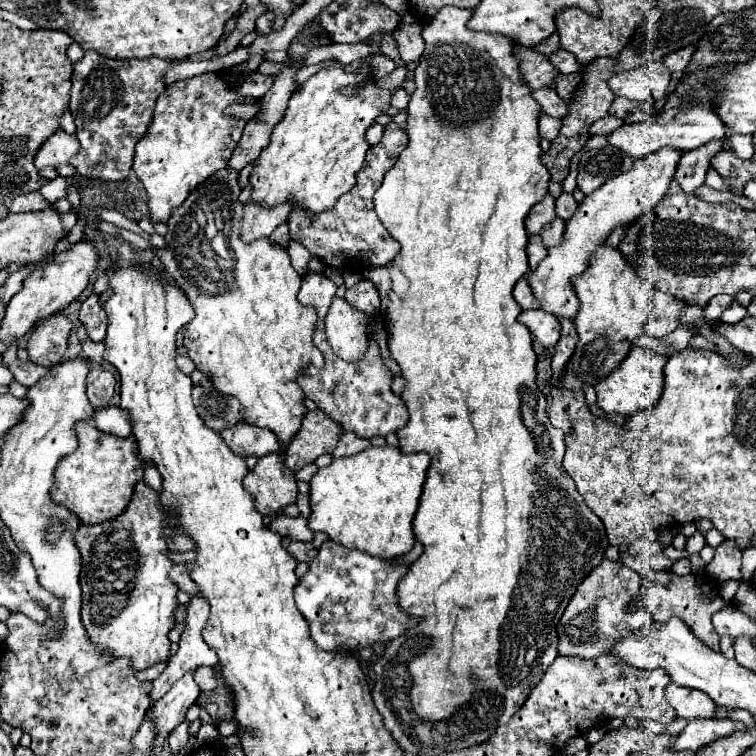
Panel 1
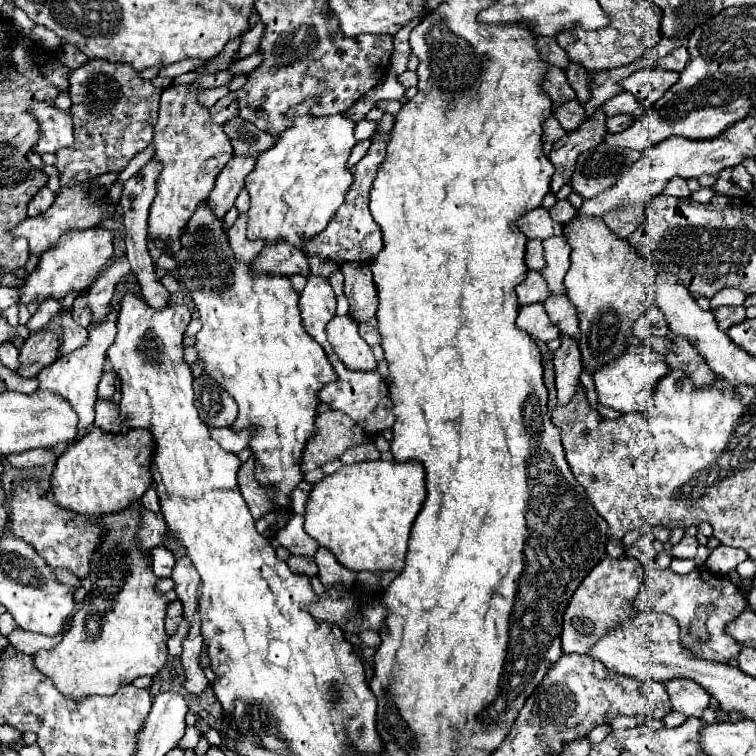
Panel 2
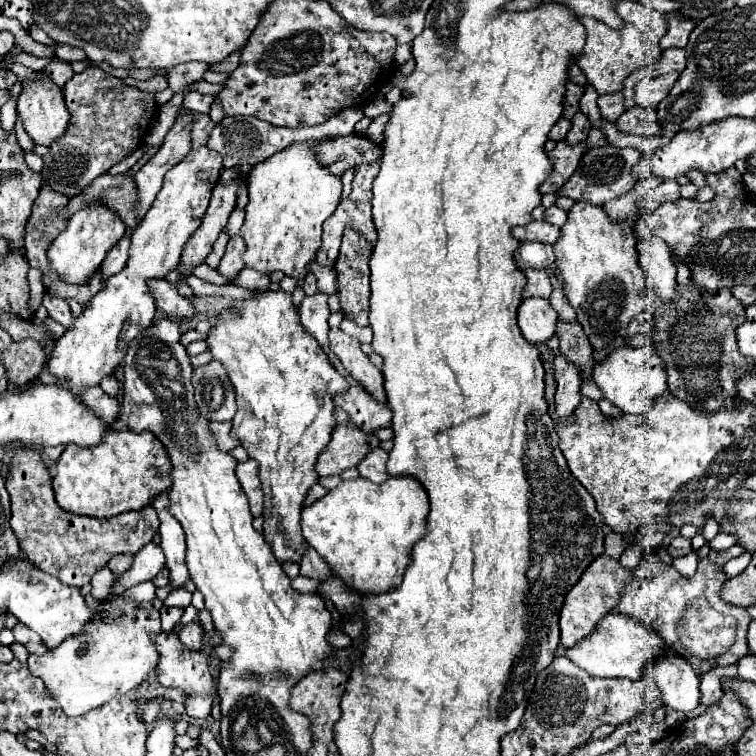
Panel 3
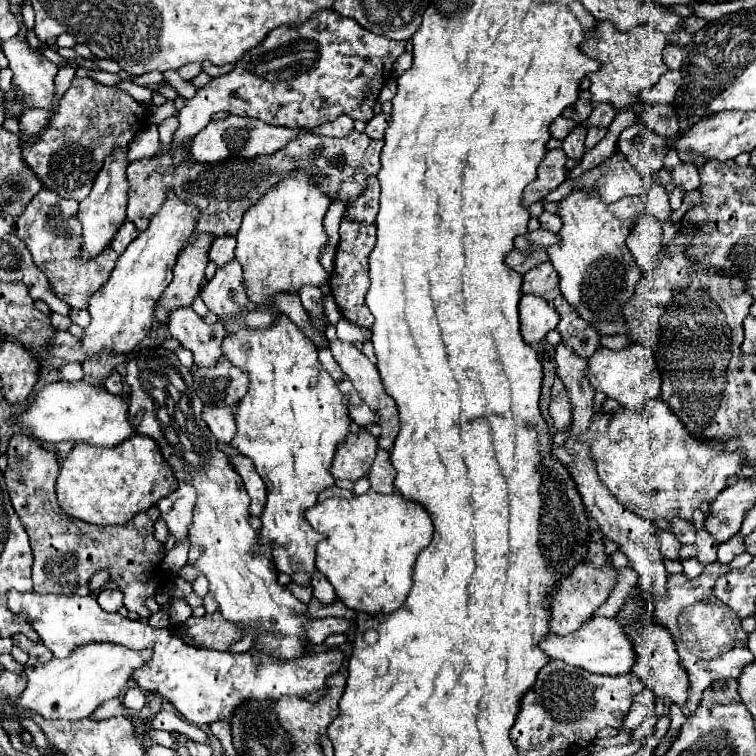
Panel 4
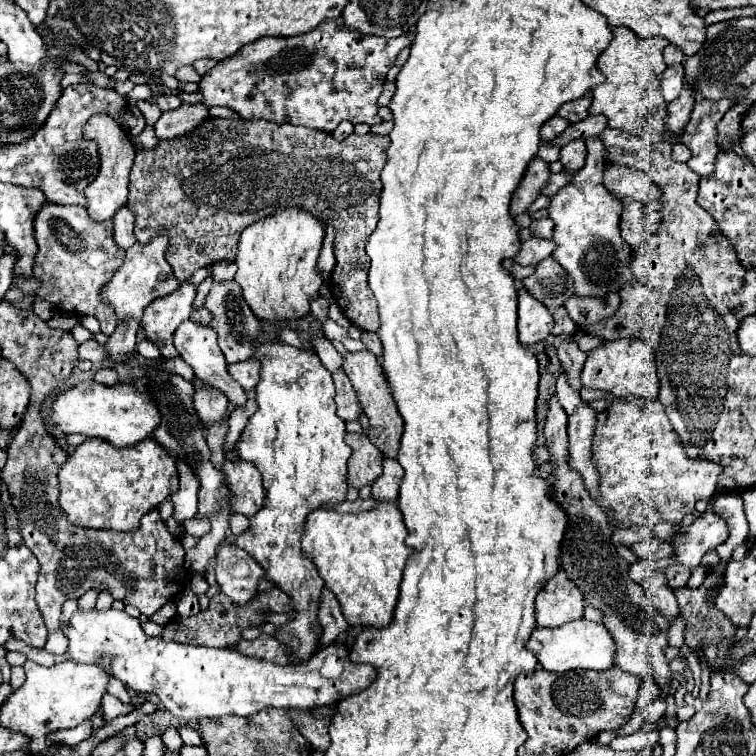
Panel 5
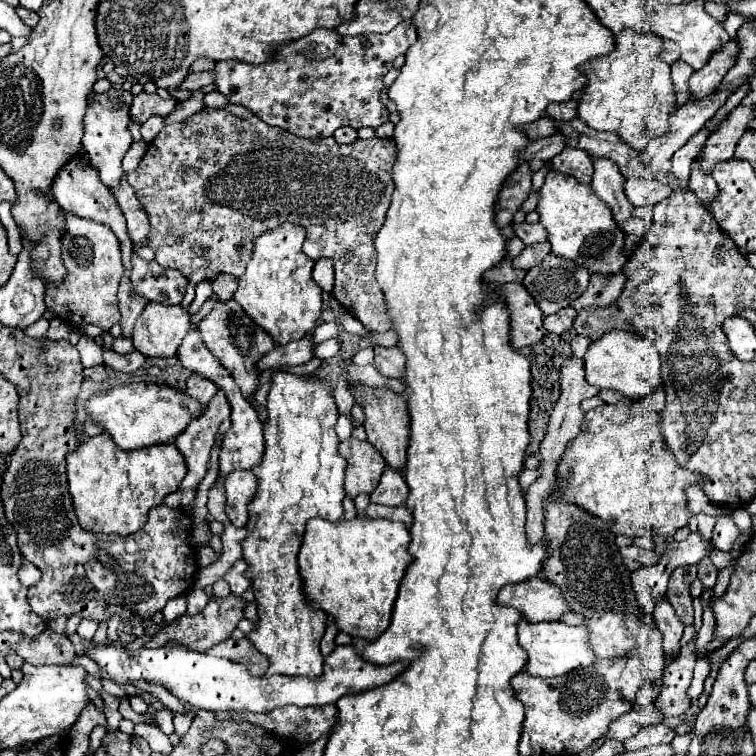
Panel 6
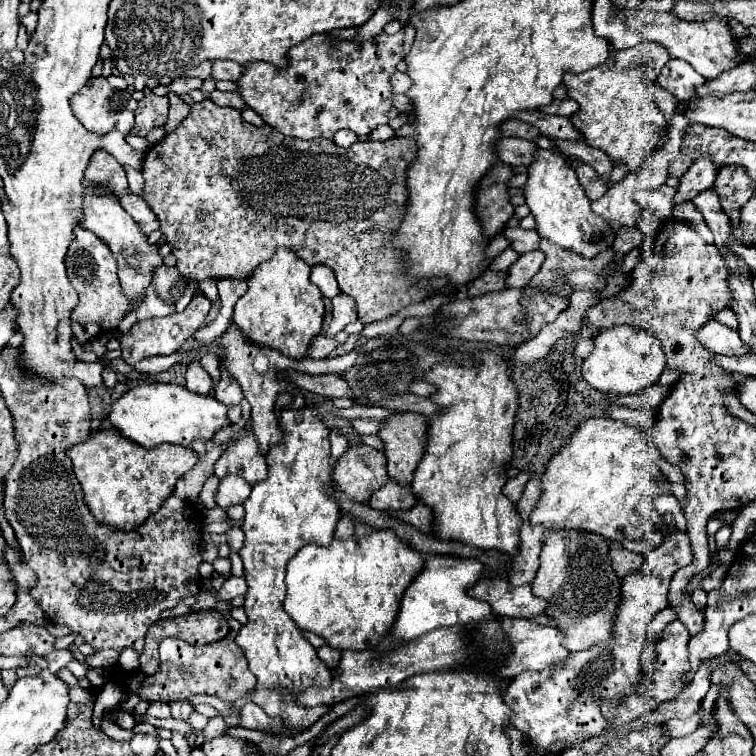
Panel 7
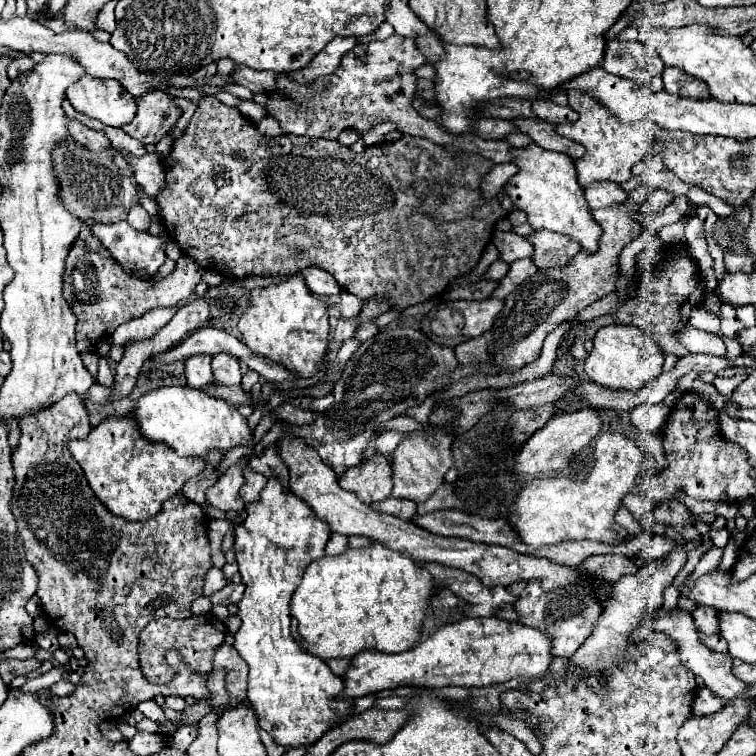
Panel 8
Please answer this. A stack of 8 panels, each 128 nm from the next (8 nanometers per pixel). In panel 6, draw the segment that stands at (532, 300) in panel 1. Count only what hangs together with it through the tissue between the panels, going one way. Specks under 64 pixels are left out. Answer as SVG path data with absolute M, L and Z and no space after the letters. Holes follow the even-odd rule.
M548 254L542 264L528 270L524 286L536 300L538 308L548 316L580 298L588 286L590 272L582 266L574 266L568 258Z

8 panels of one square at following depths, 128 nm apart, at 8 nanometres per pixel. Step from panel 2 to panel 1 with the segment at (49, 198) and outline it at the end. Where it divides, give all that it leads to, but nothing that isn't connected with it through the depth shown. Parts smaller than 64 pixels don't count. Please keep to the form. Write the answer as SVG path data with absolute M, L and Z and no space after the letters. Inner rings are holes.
M28 192L14 198L14 202L10 204L10 212L38 212L46 210L48 206L48 200L44 200L40 192Z

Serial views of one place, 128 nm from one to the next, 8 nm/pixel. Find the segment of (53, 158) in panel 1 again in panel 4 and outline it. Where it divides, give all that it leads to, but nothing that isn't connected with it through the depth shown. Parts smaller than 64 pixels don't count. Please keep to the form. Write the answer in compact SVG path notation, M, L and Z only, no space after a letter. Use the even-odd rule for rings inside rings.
M18 34L2 42L2 52L14 72L12 82L32 108L52 108L54 76L58 66L46 60L38 48L32 48Z

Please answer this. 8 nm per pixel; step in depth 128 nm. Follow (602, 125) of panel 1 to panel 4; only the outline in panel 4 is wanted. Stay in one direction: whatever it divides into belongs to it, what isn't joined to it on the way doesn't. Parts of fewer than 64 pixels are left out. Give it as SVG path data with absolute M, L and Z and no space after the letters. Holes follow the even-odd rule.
M654 104L650 108L640 108L638 118L654 132L658 132L664 138L676 138L680 124L678 114L674 114L672 104Z

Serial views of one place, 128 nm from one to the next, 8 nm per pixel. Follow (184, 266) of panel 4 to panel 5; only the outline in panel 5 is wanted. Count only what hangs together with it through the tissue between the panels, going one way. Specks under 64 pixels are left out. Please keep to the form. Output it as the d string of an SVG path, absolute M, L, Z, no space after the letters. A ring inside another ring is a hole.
M182 282L182 286L170 296L154 300L146 308L146 314L142 316L140 326L146 338L158 346L164 358L178 356L172 344L172 336L174 336L174 330L184 320L190 318L194 296L196 296L196 288L190 282Z

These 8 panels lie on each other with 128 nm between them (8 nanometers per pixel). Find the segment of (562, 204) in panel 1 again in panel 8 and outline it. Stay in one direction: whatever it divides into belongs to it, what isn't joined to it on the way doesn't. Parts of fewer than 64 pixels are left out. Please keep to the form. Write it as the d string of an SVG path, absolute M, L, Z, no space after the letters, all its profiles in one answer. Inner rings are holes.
M502 230L494 232L492 244L498 250L498 258L506 264L512 264L514 260L520 260L520 258L530 258L532 250L534 250L526 238L518 236L514 232L502 232Z

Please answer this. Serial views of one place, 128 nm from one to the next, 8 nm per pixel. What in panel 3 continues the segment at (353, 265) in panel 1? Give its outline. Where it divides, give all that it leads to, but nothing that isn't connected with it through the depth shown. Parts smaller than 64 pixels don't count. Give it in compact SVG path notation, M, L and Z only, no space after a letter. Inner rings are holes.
M380 160L374 162L372 166L358 166L356 172L354 172L354 182L352 182L352 194L348 196L348 200L340 202L336 212L324 222L324 234L322 234L322 246L316 254L316 262L320 266L334 266L336 258L338 258L338 252L340 252L340 240L342 240L342 232L344 228L354 228L358 230L366 240L370 240L372 244L376 242L376 228L374 228L374 222L372 222L372 182L374 178L378 176L378 170L380 170Z

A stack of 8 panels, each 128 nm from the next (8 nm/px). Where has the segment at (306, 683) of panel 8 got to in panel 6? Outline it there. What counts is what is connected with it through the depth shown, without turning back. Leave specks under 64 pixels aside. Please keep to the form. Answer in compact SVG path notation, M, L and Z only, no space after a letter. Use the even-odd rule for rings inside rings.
M288 372L272 374L272 388L268 394L268 422L264 426L266 452L258 468L252 472L258 478L258 490L248 506L246 522L246 540L242 542L244 560L248 562L246 578L252 580L252 588L258 604L258 622L246 638L256 646L256 650L268 658L270 668L264 676L282 674L282 676L308 676L318 678L322 674L324 658L320 654L320 640L326 630L326 614L312 610L302 592L302 580L298 574L296 554L302 544L306 522L310 518L324 518L328 522L338 522L344 516L344 470L346 460L338 454L338 436L334 432L338 410L332 394L328 392L326 382L312 376L296 376Z

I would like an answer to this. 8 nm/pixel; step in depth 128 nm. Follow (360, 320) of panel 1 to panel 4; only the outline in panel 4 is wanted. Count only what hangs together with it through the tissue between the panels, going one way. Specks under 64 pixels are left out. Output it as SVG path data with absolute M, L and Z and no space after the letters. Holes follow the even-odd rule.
M334 340L330 342L330 350L332 350L332 356L334 360L340 364L342 372L352 380L354 388L358 390L358 394L362 396L362 400L372 408L372 412L378 416L378 426L382 428L382 434L378 436L378 448L382 450L392 450L392 444L398 436L398 430L400 430L400 420L398 420L398 410L396 410L396 404L394 400L384 392L384 386L380 382L380 374L376 370L376 366L362 354L362 350L358 350L354 344L350 342L342 342L342 340Z

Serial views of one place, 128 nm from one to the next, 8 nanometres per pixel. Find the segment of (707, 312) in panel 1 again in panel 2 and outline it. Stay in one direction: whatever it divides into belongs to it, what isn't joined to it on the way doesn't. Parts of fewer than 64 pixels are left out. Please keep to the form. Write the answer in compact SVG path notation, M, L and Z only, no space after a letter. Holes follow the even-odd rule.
M724 288L724 290L720 290L720 292L714 294L714 298L710 300L710 308L716 310L716 304L720 304L720 306L740 304L742 306L744 300L746 300L746 294L742 290L738 290L738 288Z

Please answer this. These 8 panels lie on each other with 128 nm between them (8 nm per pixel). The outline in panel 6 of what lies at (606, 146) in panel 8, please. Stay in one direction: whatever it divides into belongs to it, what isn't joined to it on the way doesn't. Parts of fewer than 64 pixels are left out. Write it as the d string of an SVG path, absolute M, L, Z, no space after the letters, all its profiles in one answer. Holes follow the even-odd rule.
M624 30L612 54L588 60L578 70L586 76L578 118L598 132L616 132L634 150L642 152L654 136L666 134L668 118L676 110L670 66L660 60L662 38Z

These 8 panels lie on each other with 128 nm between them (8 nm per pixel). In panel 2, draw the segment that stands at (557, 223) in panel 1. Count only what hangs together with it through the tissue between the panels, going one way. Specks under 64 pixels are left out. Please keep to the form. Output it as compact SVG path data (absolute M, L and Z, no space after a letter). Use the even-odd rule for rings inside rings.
M552 236L542 240L542 246L544 246L544 258L546 258L542 276L548 282L548 288L552 294L564 294L566 288L562 280L570 266L570 244L564 240L564 236Z

